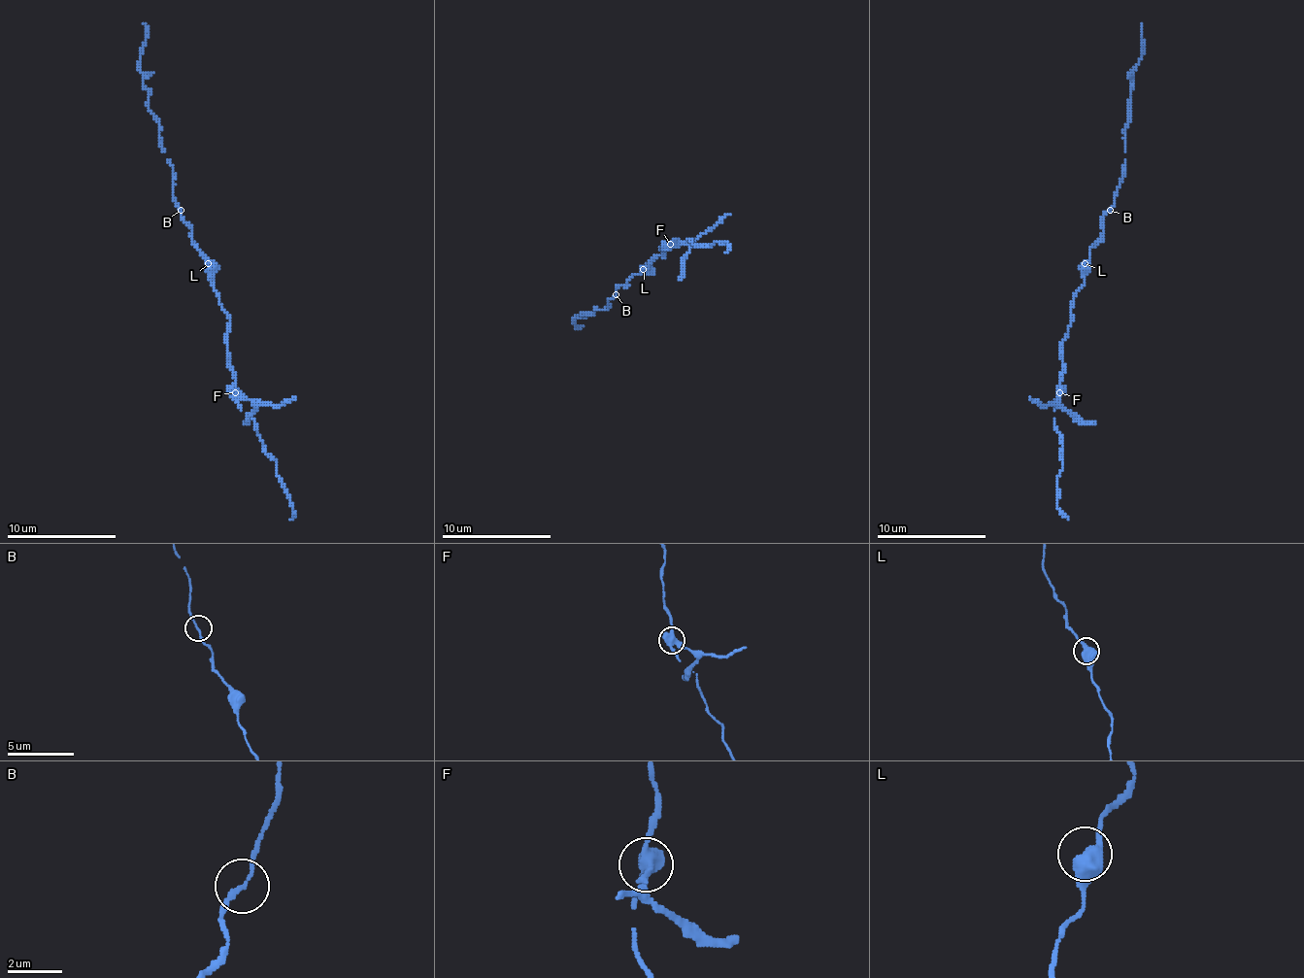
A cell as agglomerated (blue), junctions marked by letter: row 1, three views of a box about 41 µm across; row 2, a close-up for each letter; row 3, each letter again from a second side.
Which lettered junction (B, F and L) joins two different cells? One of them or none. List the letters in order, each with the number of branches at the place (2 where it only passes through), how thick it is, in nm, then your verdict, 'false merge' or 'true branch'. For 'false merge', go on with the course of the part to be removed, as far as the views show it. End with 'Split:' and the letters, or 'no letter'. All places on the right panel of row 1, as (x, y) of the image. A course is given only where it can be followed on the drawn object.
B: 2 | 140 nm | true branch
F: 3 | 400 nm | false merge | (1059, 391), (1057, 399), (1046, 405), (1030, 397)
L: 3 | 440 nm | true branch
Split: F

